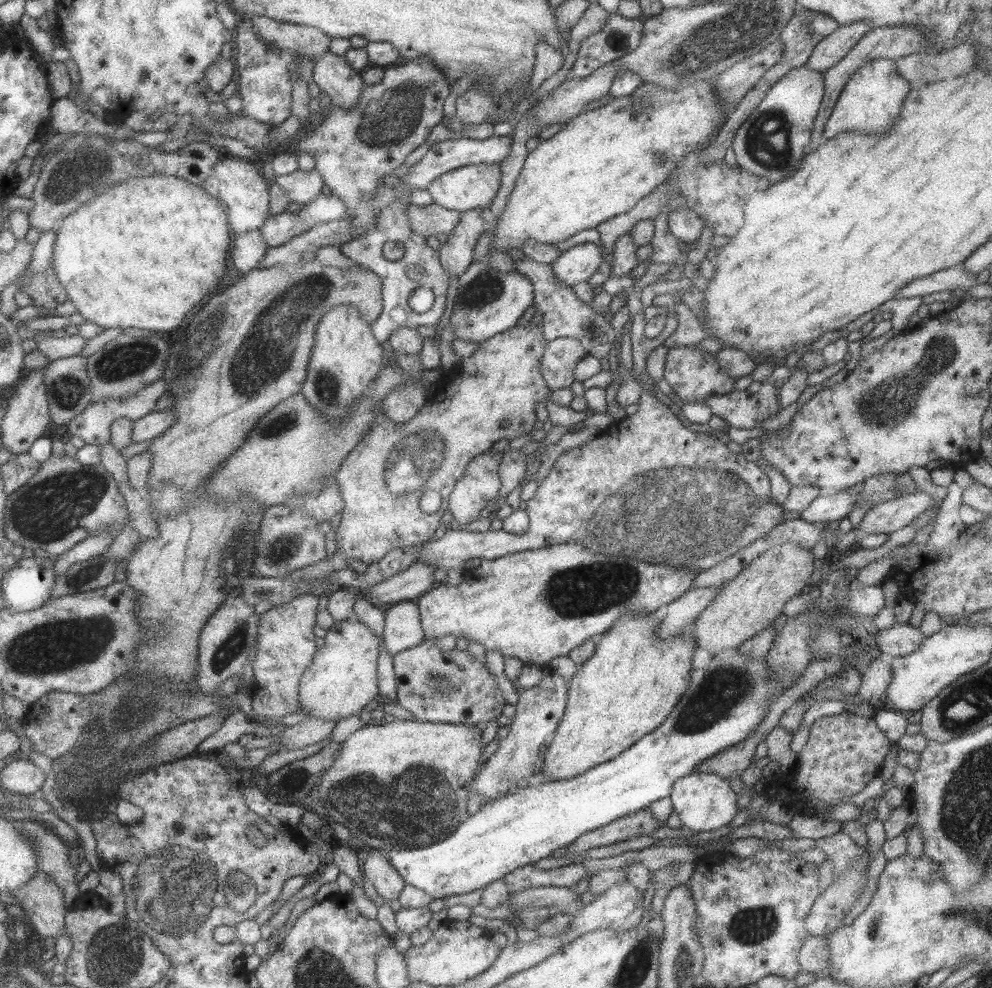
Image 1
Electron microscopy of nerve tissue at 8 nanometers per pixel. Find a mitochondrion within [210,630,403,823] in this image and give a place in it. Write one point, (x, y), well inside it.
(286, 786)

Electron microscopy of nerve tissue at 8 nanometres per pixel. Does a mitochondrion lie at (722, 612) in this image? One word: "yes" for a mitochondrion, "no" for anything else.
no

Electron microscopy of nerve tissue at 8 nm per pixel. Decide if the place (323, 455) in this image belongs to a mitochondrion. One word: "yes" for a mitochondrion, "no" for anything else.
no

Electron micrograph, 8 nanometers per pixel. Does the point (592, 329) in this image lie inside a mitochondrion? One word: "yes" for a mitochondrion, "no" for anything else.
no

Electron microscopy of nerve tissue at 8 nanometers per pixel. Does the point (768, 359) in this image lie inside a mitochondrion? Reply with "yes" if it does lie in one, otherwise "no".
no

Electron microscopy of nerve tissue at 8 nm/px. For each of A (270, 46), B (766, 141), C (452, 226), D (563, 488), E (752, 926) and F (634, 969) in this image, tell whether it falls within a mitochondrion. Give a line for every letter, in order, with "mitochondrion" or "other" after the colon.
A: other
B: mitochondrion
C: other
D: other
E: mitochondrion
F: mitochondrion

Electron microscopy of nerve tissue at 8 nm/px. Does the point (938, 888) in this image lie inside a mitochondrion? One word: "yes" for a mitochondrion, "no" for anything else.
no

